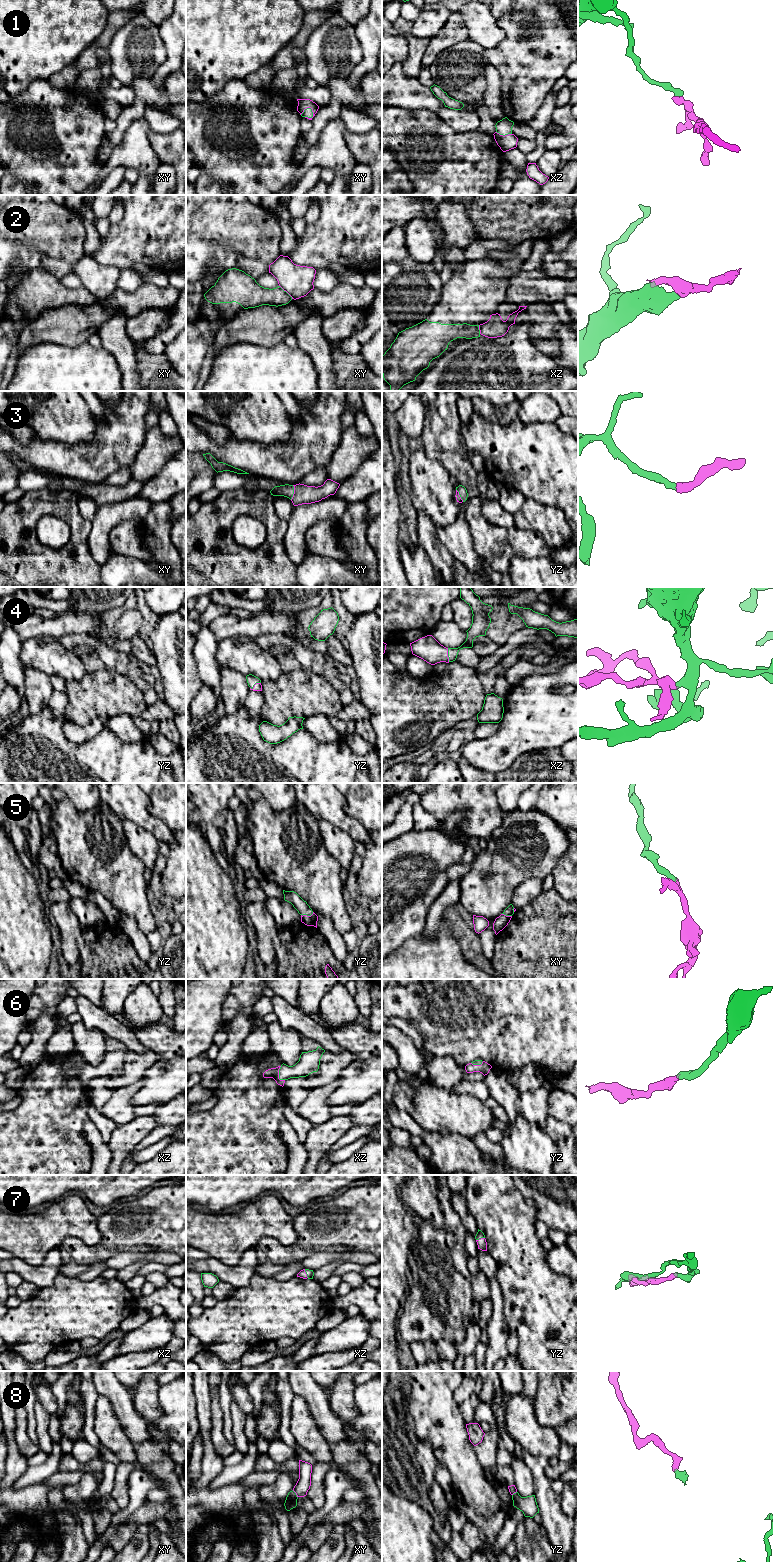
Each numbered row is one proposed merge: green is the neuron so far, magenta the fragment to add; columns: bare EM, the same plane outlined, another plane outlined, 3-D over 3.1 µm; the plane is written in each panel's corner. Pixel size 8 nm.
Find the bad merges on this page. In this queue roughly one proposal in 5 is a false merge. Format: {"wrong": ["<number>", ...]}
{"wrong": ["2", "8"]}

